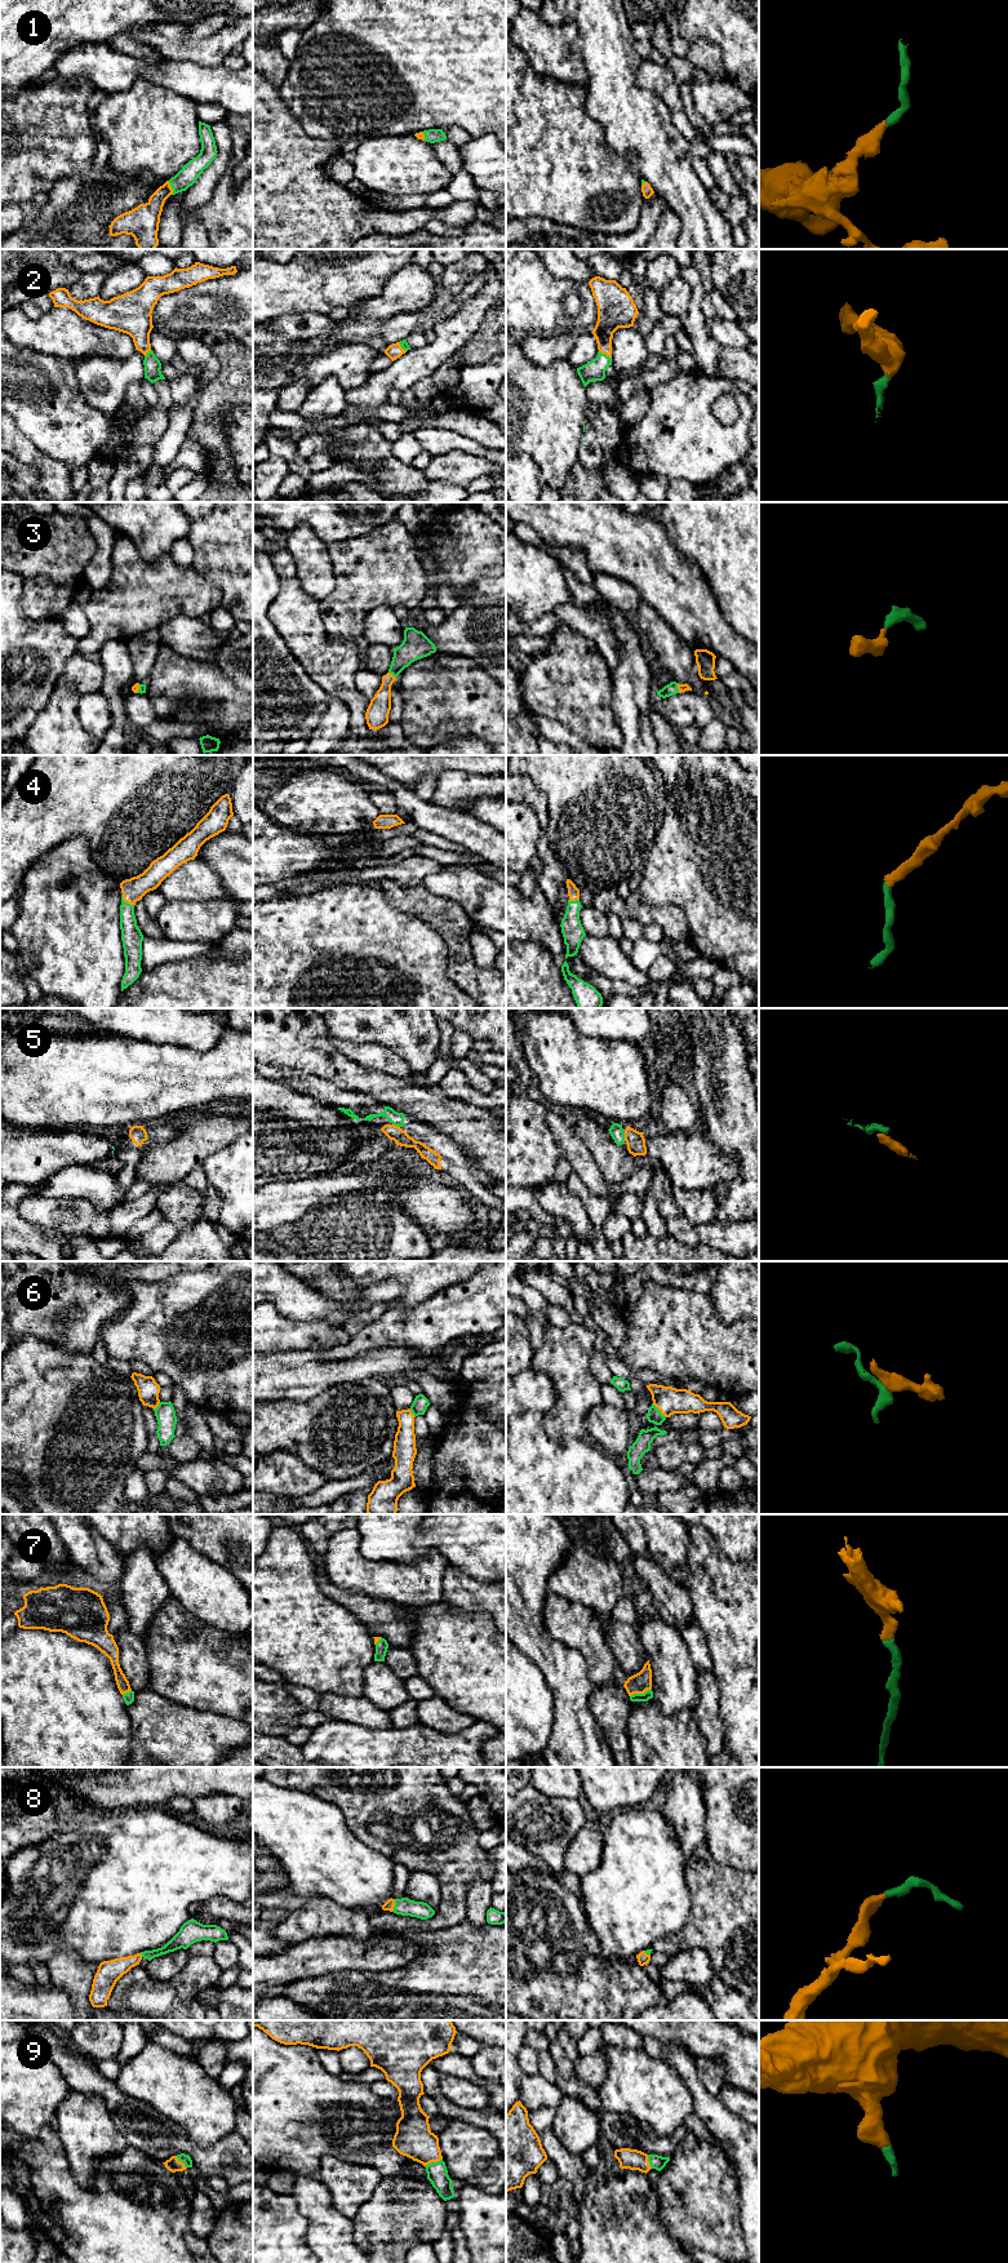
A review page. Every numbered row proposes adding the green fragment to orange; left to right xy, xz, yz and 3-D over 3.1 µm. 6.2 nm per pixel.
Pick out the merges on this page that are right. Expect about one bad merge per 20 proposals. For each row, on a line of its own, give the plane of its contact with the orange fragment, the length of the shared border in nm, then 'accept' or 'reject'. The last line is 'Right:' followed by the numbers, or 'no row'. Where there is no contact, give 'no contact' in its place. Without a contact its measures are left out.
1: contact in xy; length 90 nm; accept
2: contact in yz; length 100 nm; accept
3: contact in xz; length 60 nm; accept
4: contact in xy; length 100 nm; accept
5: contact in yz; length 60 nm; accept
6: contact in yz; length 130 nm; accept
7: contact in yz; length 150 nm; accept
8: contact in xz; length 80 nm; accept
9: contact in xz; length 130 nm; accept
Right: 1, 2, 3, 4, 5, 6, 7, 8, 9

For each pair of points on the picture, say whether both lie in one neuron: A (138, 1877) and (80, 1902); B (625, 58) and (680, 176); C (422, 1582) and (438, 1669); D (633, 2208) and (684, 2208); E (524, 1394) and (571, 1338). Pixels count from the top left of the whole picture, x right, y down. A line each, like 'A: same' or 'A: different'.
A: same
B: same
C: different
D: different
E: different

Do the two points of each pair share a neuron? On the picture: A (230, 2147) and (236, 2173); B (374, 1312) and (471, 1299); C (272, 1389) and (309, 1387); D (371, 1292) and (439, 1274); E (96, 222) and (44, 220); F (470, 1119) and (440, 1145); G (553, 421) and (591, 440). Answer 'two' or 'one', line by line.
A: one
B: two
C: one
D: two
E: one
F: two
G: two

